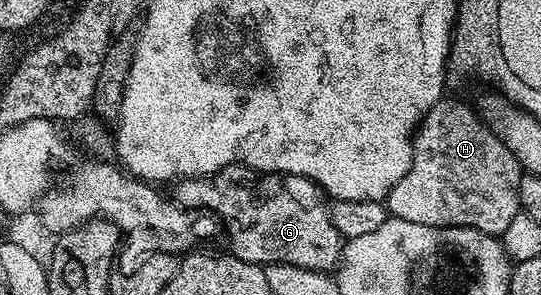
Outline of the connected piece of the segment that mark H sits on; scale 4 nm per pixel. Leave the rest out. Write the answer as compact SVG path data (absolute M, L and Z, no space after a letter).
M448 99L439 100L416 129L410 170L406 170L403 178L388 191L387 211L406 222L422 222L439 228L473 228L479 232L503 234L521 212L518 198L522 175L520 163L475 111L472 113L460 100Z

